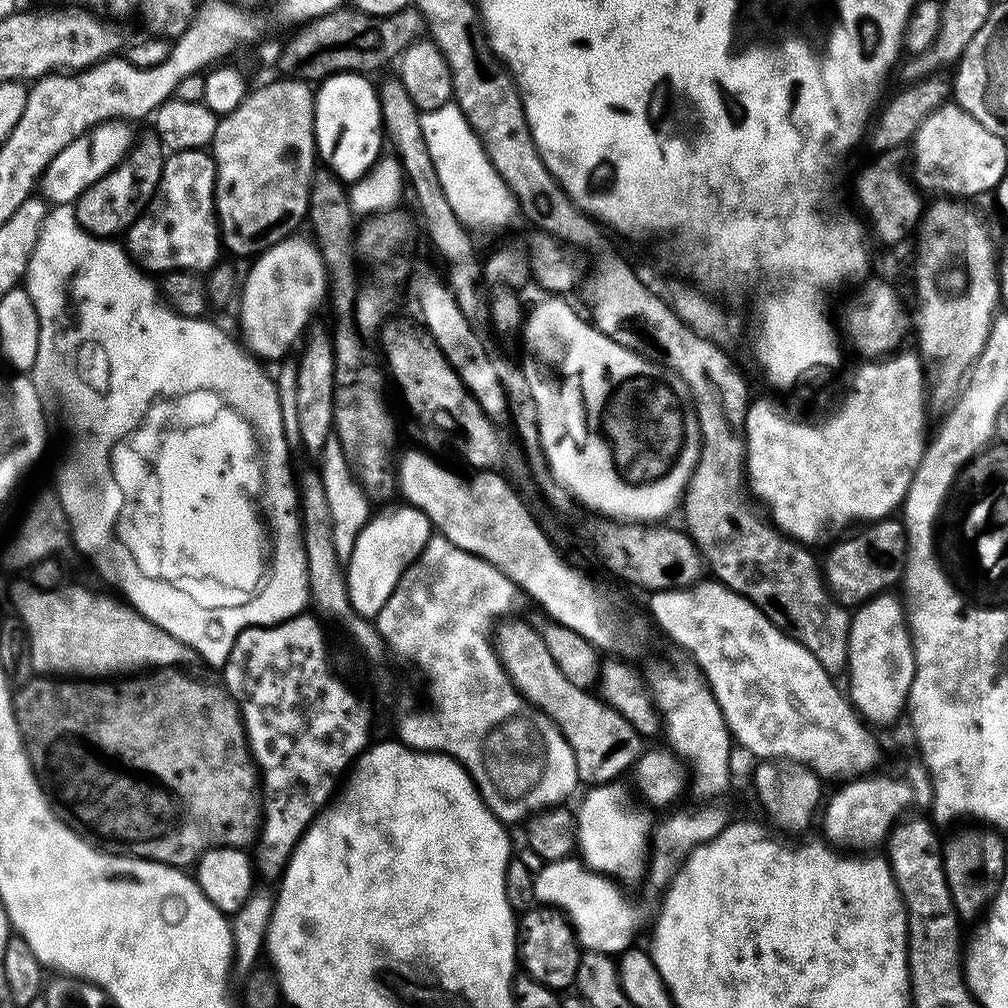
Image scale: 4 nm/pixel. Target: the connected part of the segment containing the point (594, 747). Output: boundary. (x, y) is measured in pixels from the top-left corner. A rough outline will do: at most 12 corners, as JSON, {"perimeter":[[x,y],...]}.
{"perimeter":[[497,627],[522,699],[558,726],[576,779],[619,781],[642,737],[558,670],[539,631]]}

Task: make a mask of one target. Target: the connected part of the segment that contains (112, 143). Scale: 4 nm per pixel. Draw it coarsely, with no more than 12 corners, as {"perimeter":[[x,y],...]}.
{"perimeter":[[106,120],[44,168],[41,197],[72,204],[131,151],[133,128]]}

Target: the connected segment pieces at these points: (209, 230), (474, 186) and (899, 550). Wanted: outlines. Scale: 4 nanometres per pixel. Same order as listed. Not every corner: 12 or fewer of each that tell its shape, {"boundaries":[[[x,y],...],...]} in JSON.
{"boundaries":[[[165,155],[159,191],[128,229],[148,274],[222,258],[216,163]],[[460,107],[420,125],[442,194],[469,230],[506,227],[516,200]],[[903,519],[875,521],[822,556],[838,603],[859,606],[899,585]]]}

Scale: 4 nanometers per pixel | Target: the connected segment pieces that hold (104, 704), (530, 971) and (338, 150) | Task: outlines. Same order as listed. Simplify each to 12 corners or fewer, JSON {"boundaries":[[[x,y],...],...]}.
{"boundaries":[[[32,678],[14,722],[89,844],[181,870],[262,831],[219,683]],[[557,908],[519,913],[516,958],[532,979],[563,993],[582,955]],[[345,70],[319,81],[316,151],[341,182],[377,167],[380,93]]]}

